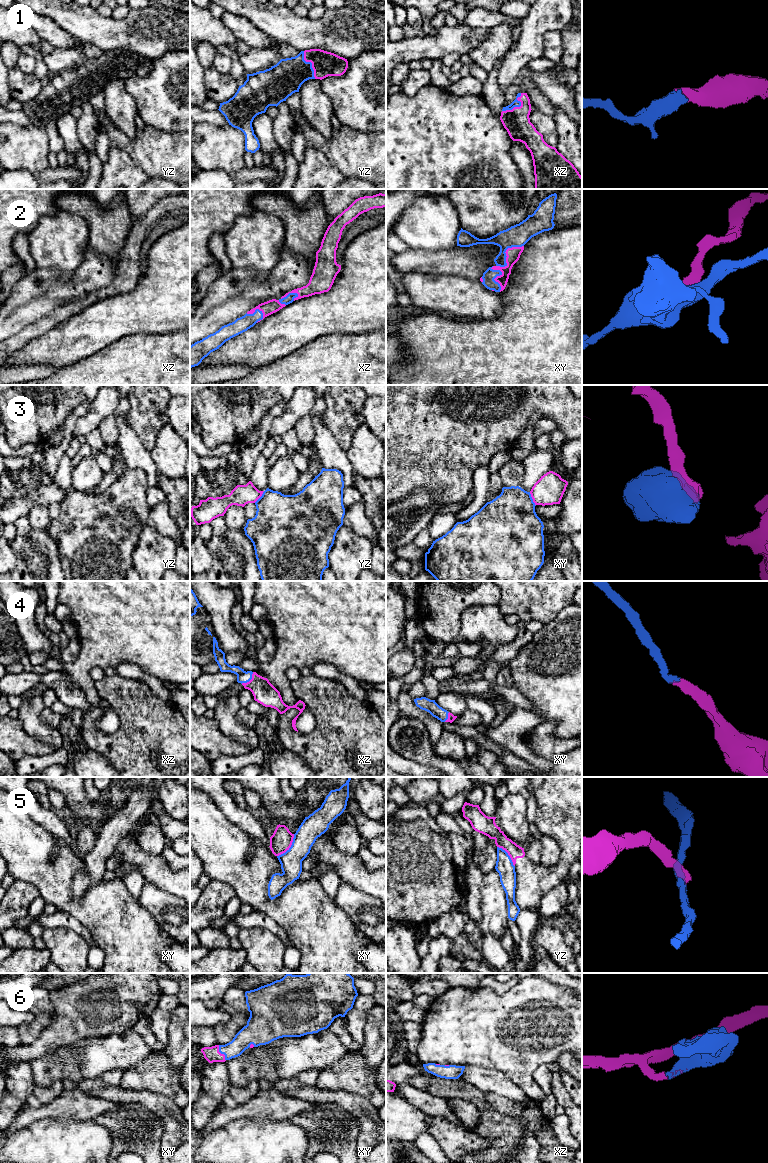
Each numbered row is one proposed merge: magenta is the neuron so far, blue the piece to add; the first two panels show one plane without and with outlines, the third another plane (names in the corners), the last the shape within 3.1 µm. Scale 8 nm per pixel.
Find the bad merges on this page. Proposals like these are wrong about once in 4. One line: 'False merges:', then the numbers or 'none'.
False merges: 5

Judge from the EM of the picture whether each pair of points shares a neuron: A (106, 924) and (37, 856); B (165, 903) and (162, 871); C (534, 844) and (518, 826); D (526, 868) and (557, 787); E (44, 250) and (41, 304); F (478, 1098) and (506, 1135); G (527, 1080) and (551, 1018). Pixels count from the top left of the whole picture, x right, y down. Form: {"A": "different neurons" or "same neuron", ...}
{"A": "same neuron", "B": "different neurons", "C": "different neurons", "D": "same neuron", "E": "different neurons", "F": "same neuron", "G": "same neuron"}

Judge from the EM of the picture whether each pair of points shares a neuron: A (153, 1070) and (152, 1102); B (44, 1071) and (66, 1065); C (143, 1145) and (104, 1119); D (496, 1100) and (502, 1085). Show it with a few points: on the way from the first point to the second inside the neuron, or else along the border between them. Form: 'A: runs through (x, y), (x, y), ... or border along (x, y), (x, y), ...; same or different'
A: border along (129, 1089), (160, 1093), (173, 1102); different
B: runs through (49, 1070), (61, 1066); same
C: runs through (133, 1135), (120, 1122), (114, 1121); same
D: border along (486, 1092), (494, 1092), (520, 1103); different

